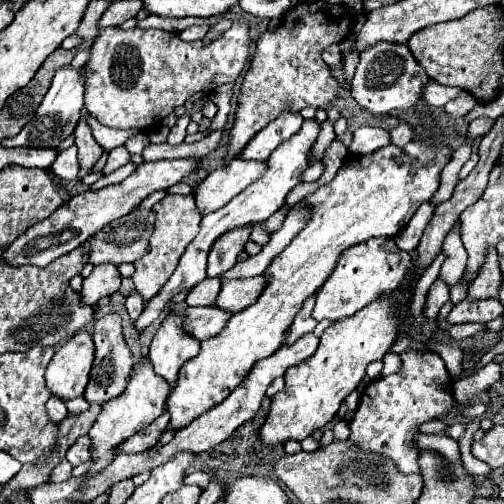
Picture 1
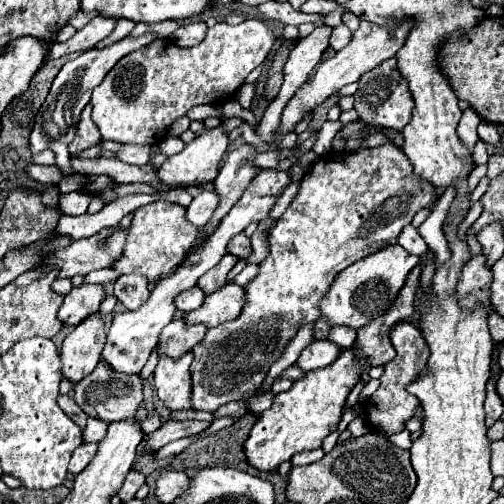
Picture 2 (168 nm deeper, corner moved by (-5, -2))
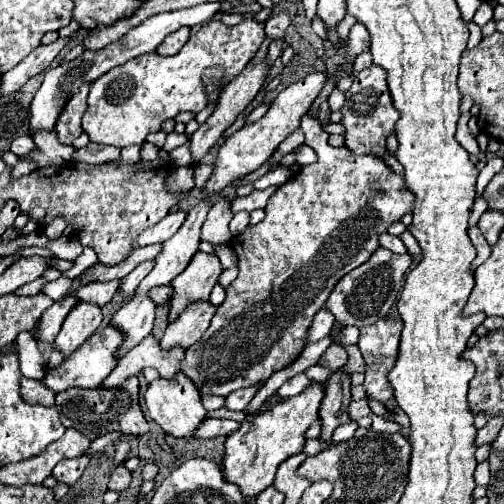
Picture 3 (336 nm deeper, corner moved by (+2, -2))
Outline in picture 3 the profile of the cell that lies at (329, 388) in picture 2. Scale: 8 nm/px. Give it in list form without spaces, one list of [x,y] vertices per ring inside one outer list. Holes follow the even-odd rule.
[[[314,382],[302,394],[286,398],[284,402],[274,406],[264,404],[254,418],[248,416],[242,422],[240,430],[226,440],[226,452],[222,460],[224,480],[236,484],[244,498],[258,496],[262,490],[266,490],[274,482],[274,474],[280,462],[302,452],[306,442],[304,432],[312,422],[318,420],[322,398],[324,398],[324,384]]]

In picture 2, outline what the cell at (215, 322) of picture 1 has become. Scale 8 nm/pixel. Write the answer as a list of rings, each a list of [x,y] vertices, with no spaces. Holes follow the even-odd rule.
[[[185,318],[171,320],[169,326],[163,328],[163,332],[159,336],[159,354],[167,354],[171,358],[179,358],[181,354],[189,352],[195,344],[199,344],[203,340],[203,336],[209,330],[207,324],[187,326],[183,320]]]

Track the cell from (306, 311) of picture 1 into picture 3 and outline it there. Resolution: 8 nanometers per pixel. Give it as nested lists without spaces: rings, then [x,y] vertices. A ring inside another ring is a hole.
[[[242,388],[242,390],[236,390],[236,392],[228,394],[226,402],[224,402],[224,408],[226,410],[246,410],[246,406],[254,398],[256,390],[258,388]]]

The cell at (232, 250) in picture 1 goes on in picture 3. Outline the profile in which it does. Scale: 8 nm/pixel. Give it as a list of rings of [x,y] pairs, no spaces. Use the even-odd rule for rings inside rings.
[[[196,252],[188,268],[170,282],[174,294],[168,302],[170,304],[168,324],[174,322],[186,310],[186,306],[198,300],[208,300],[220,274],[222,274],[222,264],[216,254]]]

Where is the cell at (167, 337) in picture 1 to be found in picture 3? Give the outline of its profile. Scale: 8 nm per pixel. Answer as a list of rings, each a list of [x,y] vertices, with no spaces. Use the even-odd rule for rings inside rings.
[[[180,372],[180,376],[176,376],[176,380],[158,378],[158,380],[150,382],[150,386],[146,390],[146,408],[152,416],[152,420],[162,430],[166,430],[170,436],[176,436],[176,438],[194,438],[194,432],[206,420],[206,410],[200,402],[200,392],[192,384],[192,380],[188,376],[184,376],[182,372]]]

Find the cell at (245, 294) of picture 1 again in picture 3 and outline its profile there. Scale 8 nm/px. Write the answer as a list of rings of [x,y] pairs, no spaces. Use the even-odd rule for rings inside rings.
[[[208,302],[192,304],[192,308],[188,308],[188,312],[184,312],[184,316],[180,316],[180,320],[172,322],[166,328],[166,332],[160,340],[160,348],[162,350],[172,350],[176,346],[180,346],[184,350],[190,348],[208,330],[214,312],[216,312],[216,308],[210,306]]]

